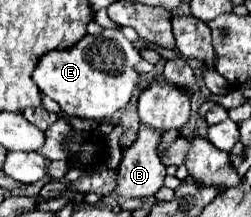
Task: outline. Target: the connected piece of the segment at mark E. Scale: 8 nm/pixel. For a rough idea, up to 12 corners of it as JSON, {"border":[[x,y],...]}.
{"border":[[117,29],[45,53],[33,81],[69,117],[123,109],[139,51]]}

